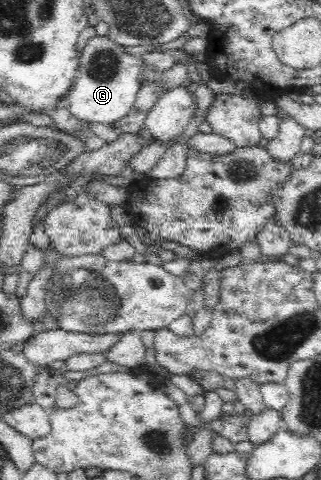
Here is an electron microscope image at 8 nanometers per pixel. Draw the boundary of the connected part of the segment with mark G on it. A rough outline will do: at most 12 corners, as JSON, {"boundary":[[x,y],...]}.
{"boundary":[[108,36],[81,52],[68,111],[112,125],[134,107],[140,60]]}

